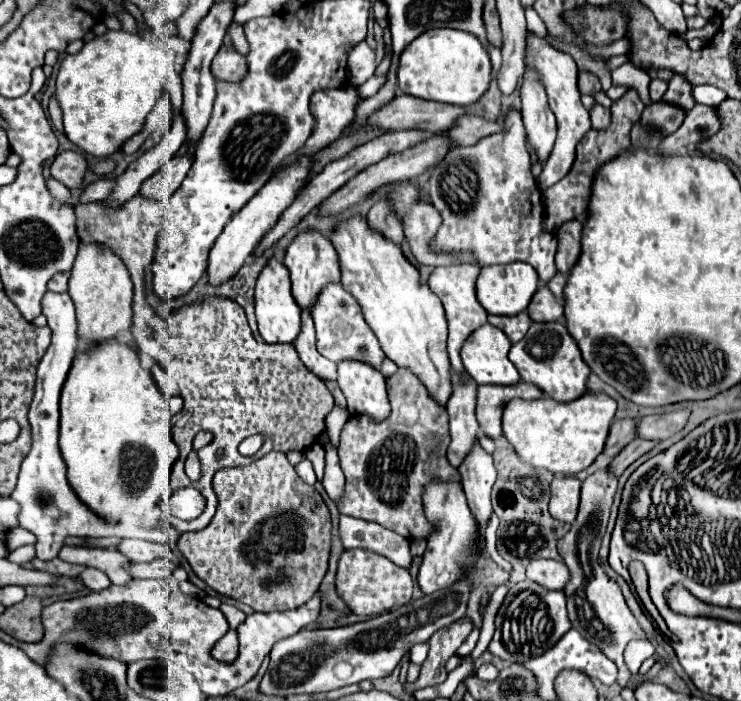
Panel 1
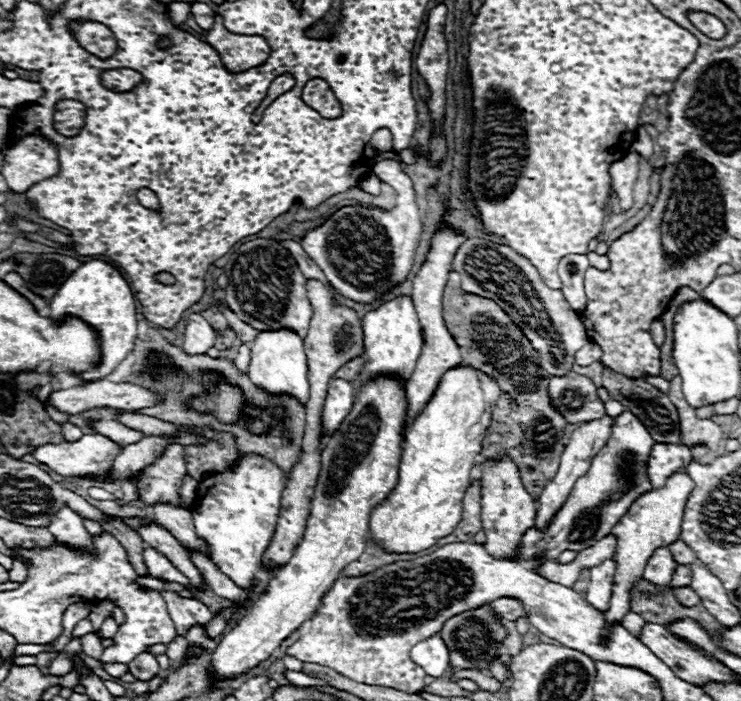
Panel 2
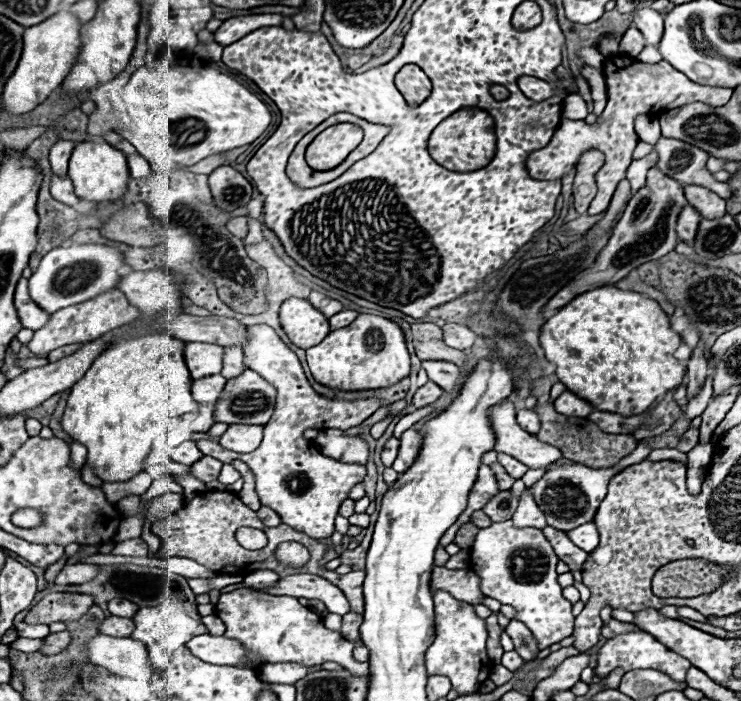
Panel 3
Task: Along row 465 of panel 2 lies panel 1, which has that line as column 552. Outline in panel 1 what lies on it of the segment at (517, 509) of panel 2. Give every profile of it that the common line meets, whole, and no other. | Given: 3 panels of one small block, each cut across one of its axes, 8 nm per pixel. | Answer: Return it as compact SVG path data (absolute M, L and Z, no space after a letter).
M554 478L552 480L552 496L550 496L550 512L556 520L572 524L576 520L578 504L580 504L580 486L578 478Z

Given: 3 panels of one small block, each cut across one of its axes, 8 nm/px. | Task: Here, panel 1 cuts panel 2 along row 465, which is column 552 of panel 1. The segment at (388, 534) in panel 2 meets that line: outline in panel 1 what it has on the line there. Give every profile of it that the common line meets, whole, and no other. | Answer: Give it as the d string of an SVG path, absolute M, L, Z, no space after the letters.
M584 394L580 400L574 400L568 404L556 402L552 398L510 400L504 408L502 428L504 428L506 440L514 446L516 454L524 462L532 464L534 468L544 468L558 476L576 476L578 472L586 470L596 460L596 456L600 456L604 452L608 430L614 420L614 412L616 412L616 400L606 394Z

